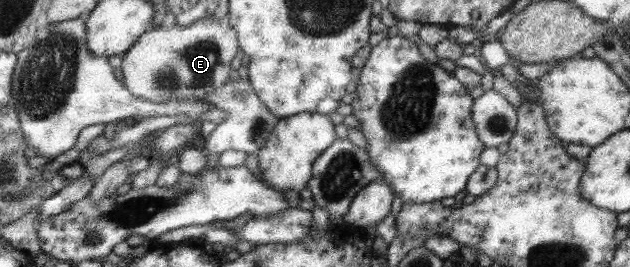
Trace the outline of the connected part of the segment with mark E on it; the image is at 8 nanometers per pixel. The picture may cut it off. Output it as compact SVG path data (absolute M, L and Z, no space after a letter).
M200 18L190 26L171 24L169 27L154 27L150 32L142 34L121 58L122 82L128 92L138 99L166 103L172 100L204 99L209 92L224 86L230 70L230 60L238 52L237 36L232 26L222 28L218 22L212 22L212 19L214 18Z

